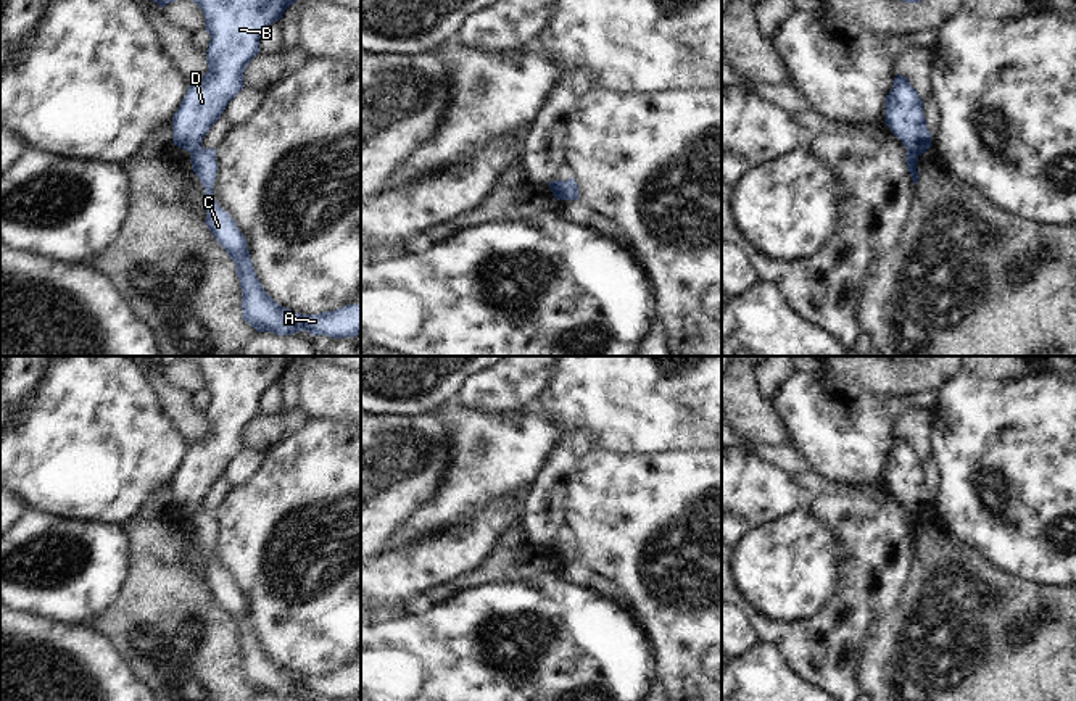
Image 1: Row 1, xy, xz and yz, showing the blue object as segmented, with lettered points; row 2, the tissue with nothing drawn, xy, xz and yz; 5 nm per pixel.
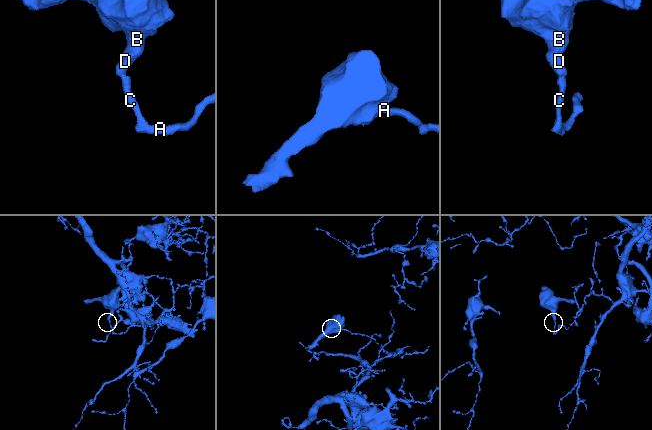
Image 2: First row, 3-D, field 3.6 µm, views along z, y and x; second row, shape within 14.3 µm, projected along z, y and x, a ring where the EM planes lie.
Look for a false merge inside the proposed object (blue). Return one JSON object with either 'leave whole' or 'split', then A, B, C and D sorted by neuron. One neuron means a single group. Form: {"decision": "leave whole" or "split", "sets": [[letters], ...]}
{"decision": "split", "sets": [["A", "C"], ["B", "D"]]}

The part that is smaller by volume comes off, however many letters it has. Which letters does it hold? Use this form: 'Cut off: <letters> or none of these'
Cut off: B, D.

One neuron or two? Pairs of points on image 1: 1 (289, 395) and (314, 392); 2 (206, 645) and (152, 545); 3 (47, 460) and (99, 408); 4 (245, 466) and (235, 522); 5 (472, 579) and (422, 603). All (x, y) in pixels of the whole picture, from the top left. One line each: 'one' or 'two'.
1: two
2: one
3: one
4: two
5: one

